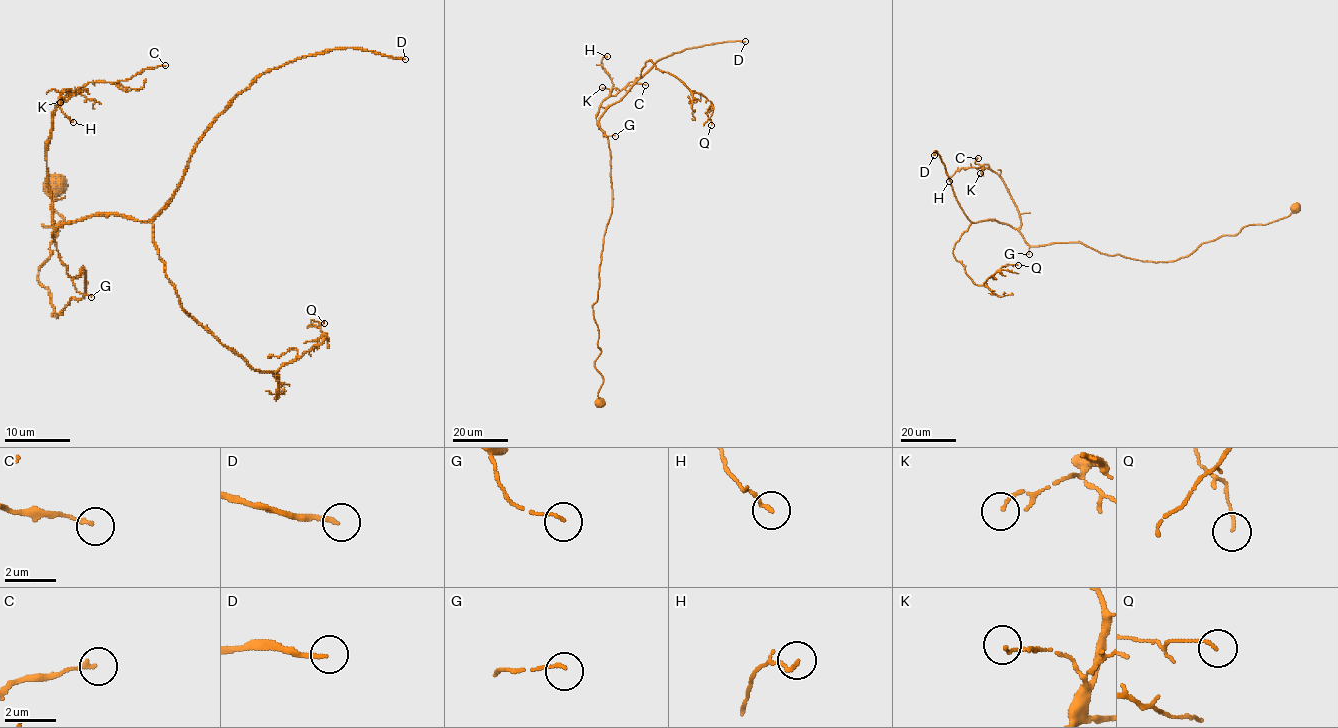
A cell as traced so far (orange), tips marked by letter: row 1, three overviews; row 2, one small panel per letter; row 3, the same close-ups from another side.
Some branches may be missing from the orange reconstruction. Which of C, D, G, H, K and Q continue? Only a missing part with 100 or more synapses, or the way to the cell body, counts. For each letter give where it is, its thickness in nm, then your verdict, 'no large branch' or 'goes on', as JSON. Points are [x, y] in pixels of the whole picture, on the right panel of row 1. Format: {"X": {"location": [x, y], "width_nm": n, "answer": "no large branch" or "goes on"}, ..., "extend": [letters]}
{"C": {"location": [978, 158], "width_nm": 130, "answer": "no large branch"}, "D": {"location": [934, 155], "width_nm": 170, "answer": "goes on"}, "G": {"location": [1029, 254], "width_nm": 100, "answer": "no large branch"}, "H": {"location": [949, 181], "width_nm": 130, "answer": "no large branch"}, "K": {"location": [980, 173], "width_nm": 100, "answer": "no large branch"}, "Q": {"location": [1018, 265], "width_nm": 100, "answer": "no large branch"}, "extend": ["D"]}

